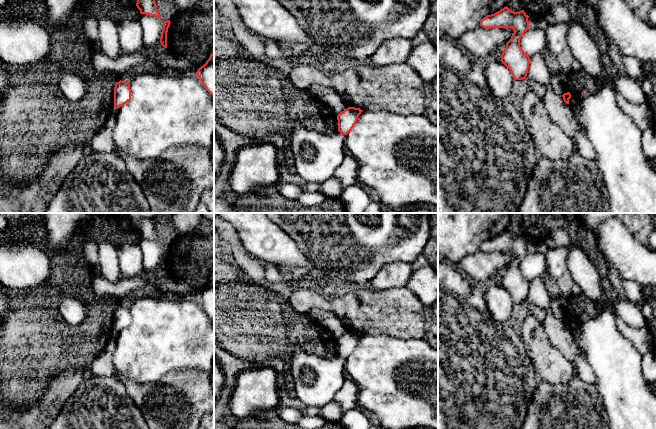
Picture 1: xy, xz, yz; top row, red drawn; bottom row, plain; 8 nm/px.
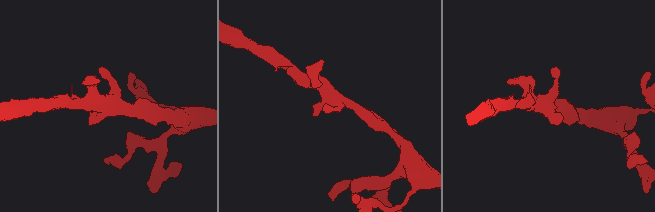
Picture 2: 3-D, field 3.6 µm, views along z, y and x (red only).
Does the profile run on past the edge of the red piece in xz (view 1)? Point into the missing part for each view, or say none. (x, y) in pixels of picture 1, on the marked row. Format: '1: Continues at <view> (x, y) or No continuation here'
1: No continuation here

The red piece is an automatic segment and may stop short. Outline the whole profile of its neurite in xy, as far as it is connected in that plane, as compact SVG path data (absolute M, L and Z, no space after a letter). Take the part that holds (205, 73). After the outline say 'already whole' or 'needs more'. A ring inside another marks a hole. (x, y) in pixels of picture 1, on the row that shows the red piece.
M214 54L196 72L204 88L214 96Z; already whole

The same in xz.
M348 107L337 115L338 131L347 135L357 122L359 115L363 110L355 107Z; already whole

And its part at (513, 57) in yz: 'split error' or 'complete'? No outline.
complete

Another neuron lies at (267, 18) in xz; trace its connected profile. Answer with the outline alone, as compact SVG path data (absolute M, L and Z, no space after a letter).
M232 0L240 13L242 22L249 31L258 36L279 41L291 43L306 44L313 53L322 53L324 48L317 45L305 31L299 26L296 18L276 0Z

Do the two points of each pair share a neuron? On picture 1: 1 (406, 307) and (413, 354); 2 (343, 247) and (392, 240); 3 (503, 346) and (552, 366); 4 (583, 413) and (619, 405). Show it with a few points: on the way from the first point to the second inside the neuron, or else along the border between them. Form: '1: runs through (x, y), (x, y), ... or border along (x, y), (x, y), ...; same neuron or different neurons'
1: border along (388, 334), (401, 338), (425, 338); different neurons
2: runs through (355, 240), (380, 240); same neuron
3: border along (520, 336), (537, 378); different neurons
4: border along (595, 386), (602, 399), (602, 405), (607, 418); different neurons

